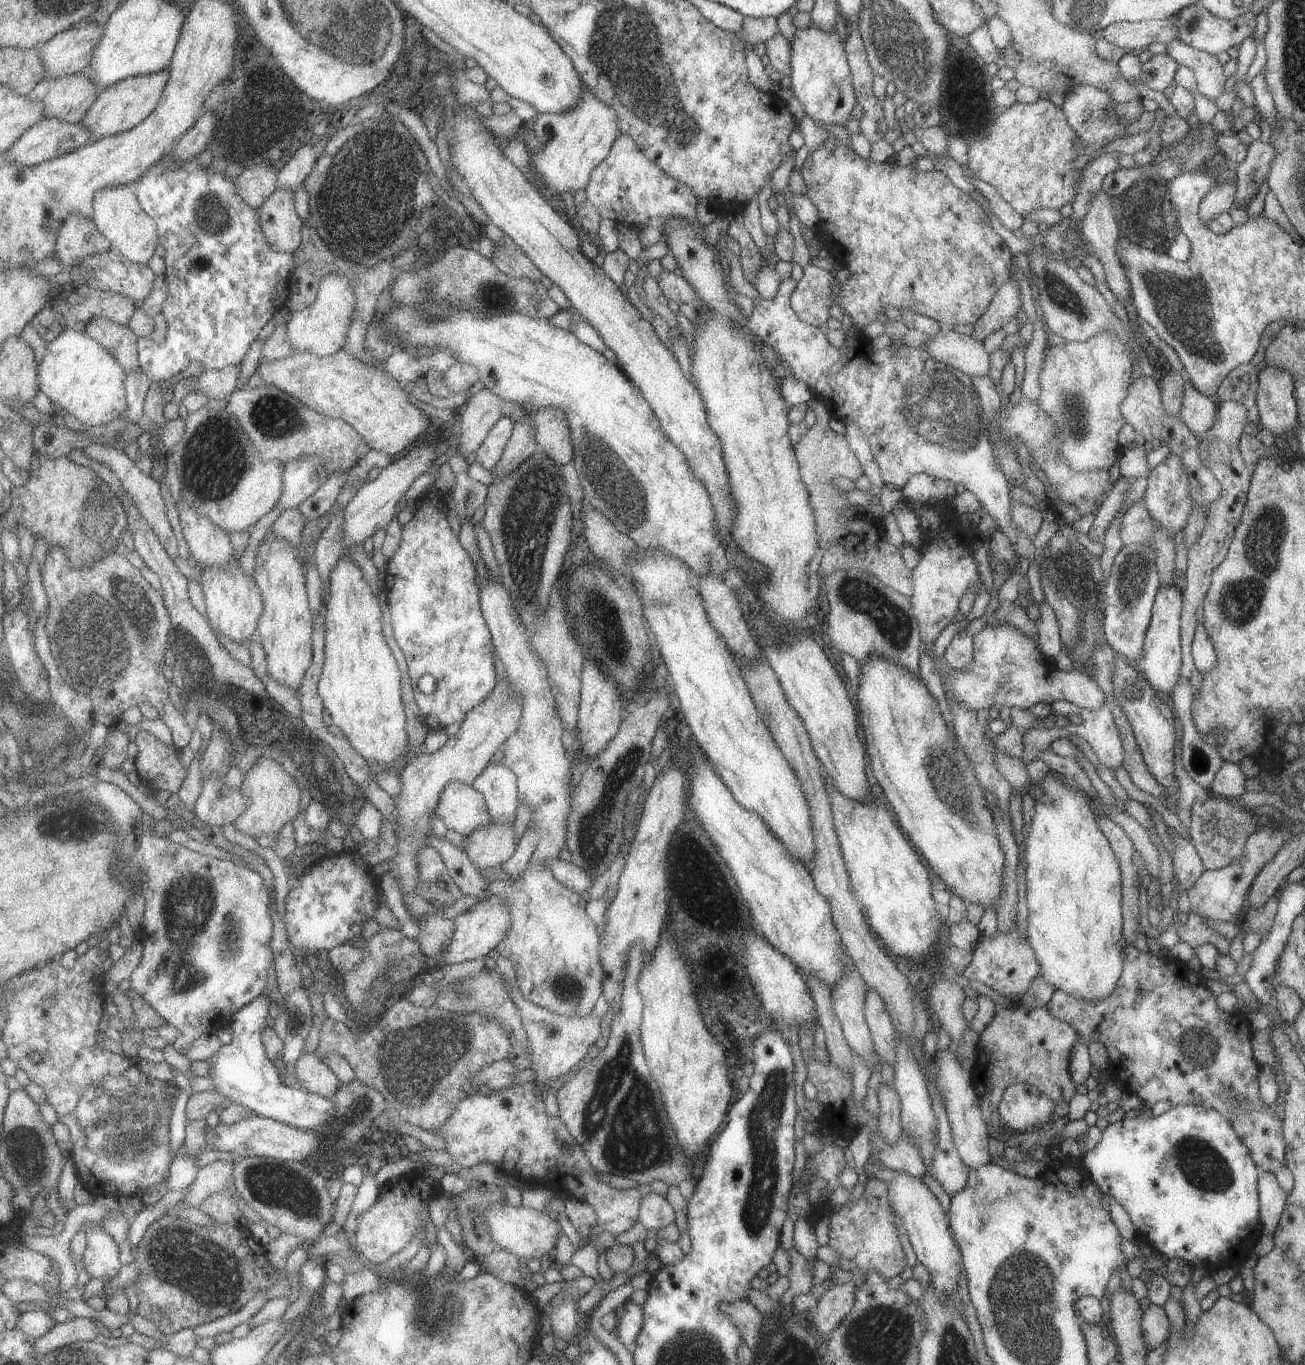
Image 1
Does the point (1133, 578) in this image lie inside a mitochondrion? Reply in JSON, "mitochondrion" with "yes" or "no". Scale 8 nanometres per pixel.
{"mitochondrion":"yes"}

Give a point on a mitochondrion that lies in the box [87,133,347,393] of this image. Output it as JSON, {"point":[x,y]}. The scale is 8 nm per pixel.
{"point":[212,214]}

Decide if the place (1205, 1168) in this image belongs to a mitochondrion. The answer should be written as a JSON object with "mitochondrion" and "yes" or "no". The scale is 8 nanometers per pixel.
{"mitochondrion":"yes"}

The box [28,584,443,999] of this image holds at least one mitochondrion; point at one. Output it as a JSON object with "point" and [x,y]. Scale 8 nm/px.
{"point":[203,939]}

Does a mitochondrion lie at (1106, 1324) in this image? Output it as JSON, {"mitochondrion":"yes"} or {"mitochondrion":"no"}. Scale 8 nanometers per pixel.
{"mitochondrion":"no"}

